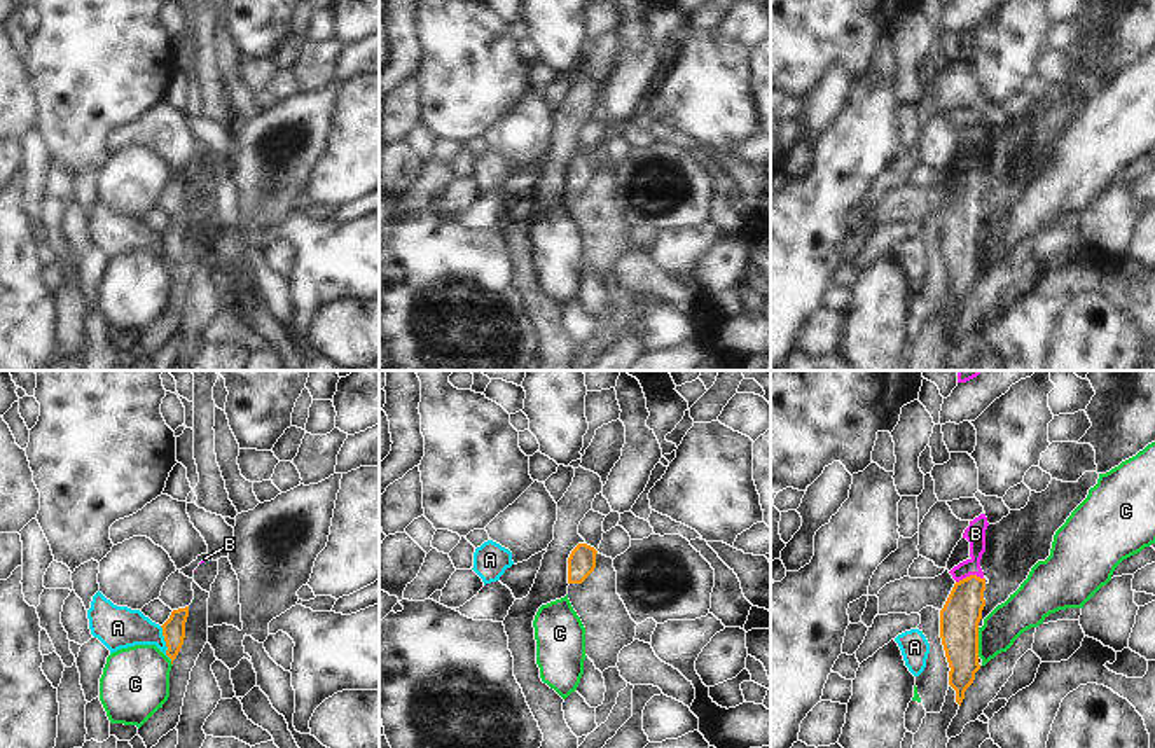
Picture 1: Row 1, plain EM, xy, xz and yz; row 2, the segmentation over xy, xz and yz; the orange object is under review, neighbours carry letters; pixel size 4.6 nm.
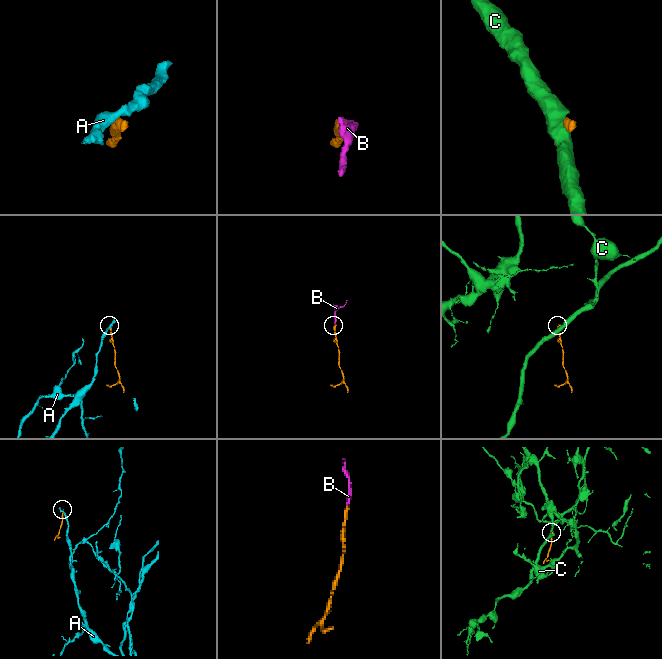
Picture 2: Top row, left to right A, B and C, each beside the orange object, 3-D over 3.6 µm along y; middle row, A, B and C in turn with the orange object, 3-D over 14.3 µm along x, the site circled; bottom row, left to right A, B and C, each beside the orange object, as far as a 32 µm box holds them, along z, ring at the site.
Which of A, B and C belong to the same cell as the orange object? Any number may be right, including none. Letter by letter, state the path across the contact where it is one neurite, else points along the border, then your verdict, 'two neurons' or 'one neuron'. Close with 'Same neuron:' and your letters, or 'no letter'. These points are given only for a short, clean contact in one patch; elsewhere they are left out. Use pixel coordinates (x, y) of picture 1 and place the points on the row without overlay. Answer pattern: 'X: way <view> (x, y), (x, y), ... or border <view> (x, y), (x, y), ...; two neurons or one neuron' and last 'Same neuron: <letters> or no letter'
A: border xy (159, 235), (166, 263), (172, 268); two neurons
B: way yz (960, 226), (968, 201), (968, 186), (975, 170), (975, 142); one neuron
C: two neurons
Same neuron: B

